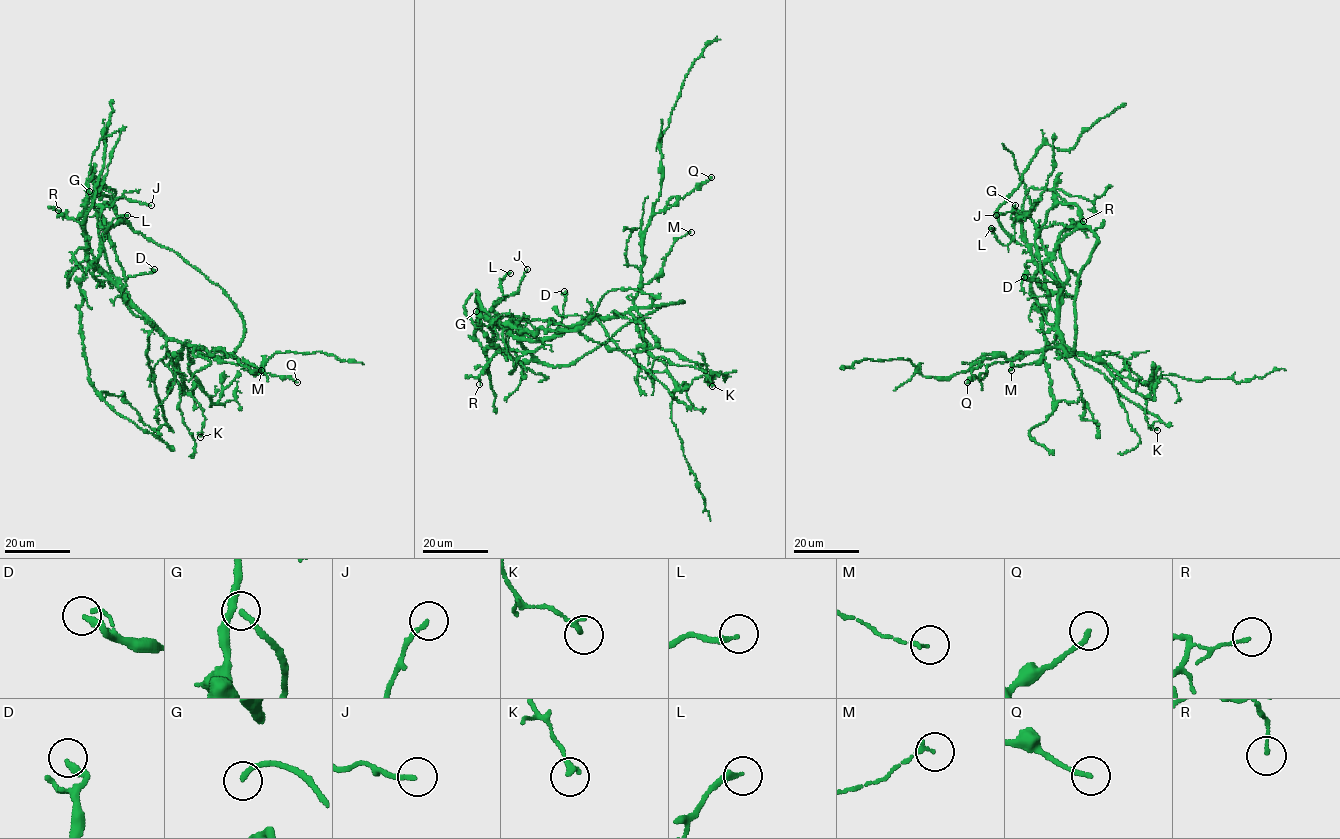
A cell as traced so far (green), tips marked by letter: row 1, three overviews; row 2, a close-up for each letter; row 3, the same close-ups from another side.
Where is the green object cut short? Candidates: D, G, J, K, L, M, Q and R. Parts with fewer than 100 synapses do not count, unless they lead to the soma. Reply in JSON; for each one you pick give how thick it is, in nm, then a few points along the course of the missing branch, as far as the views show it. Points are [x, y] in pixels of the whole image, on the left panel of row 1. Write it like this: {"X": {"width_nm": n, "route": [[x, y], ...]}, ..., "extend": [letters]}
{"G": {"width_nm": 190, "route": [[89, 191], [81, 168], [82, 142], [75, 110], [54, 91], [48, 79], [34, 72], [36, 66]]}, "extend": ["G"]}

